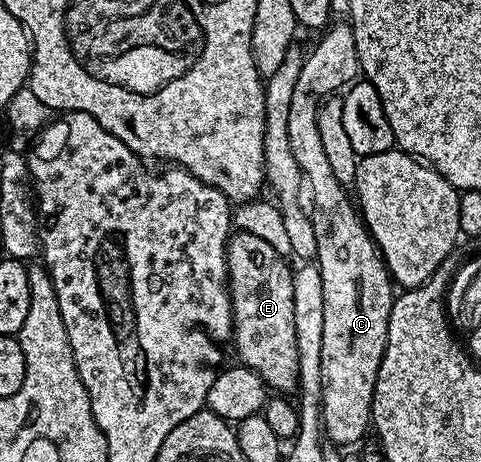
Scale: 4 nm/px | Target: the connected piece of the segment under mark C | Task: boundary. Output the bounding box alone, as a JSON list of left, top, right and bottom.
[286,22,394,446]

